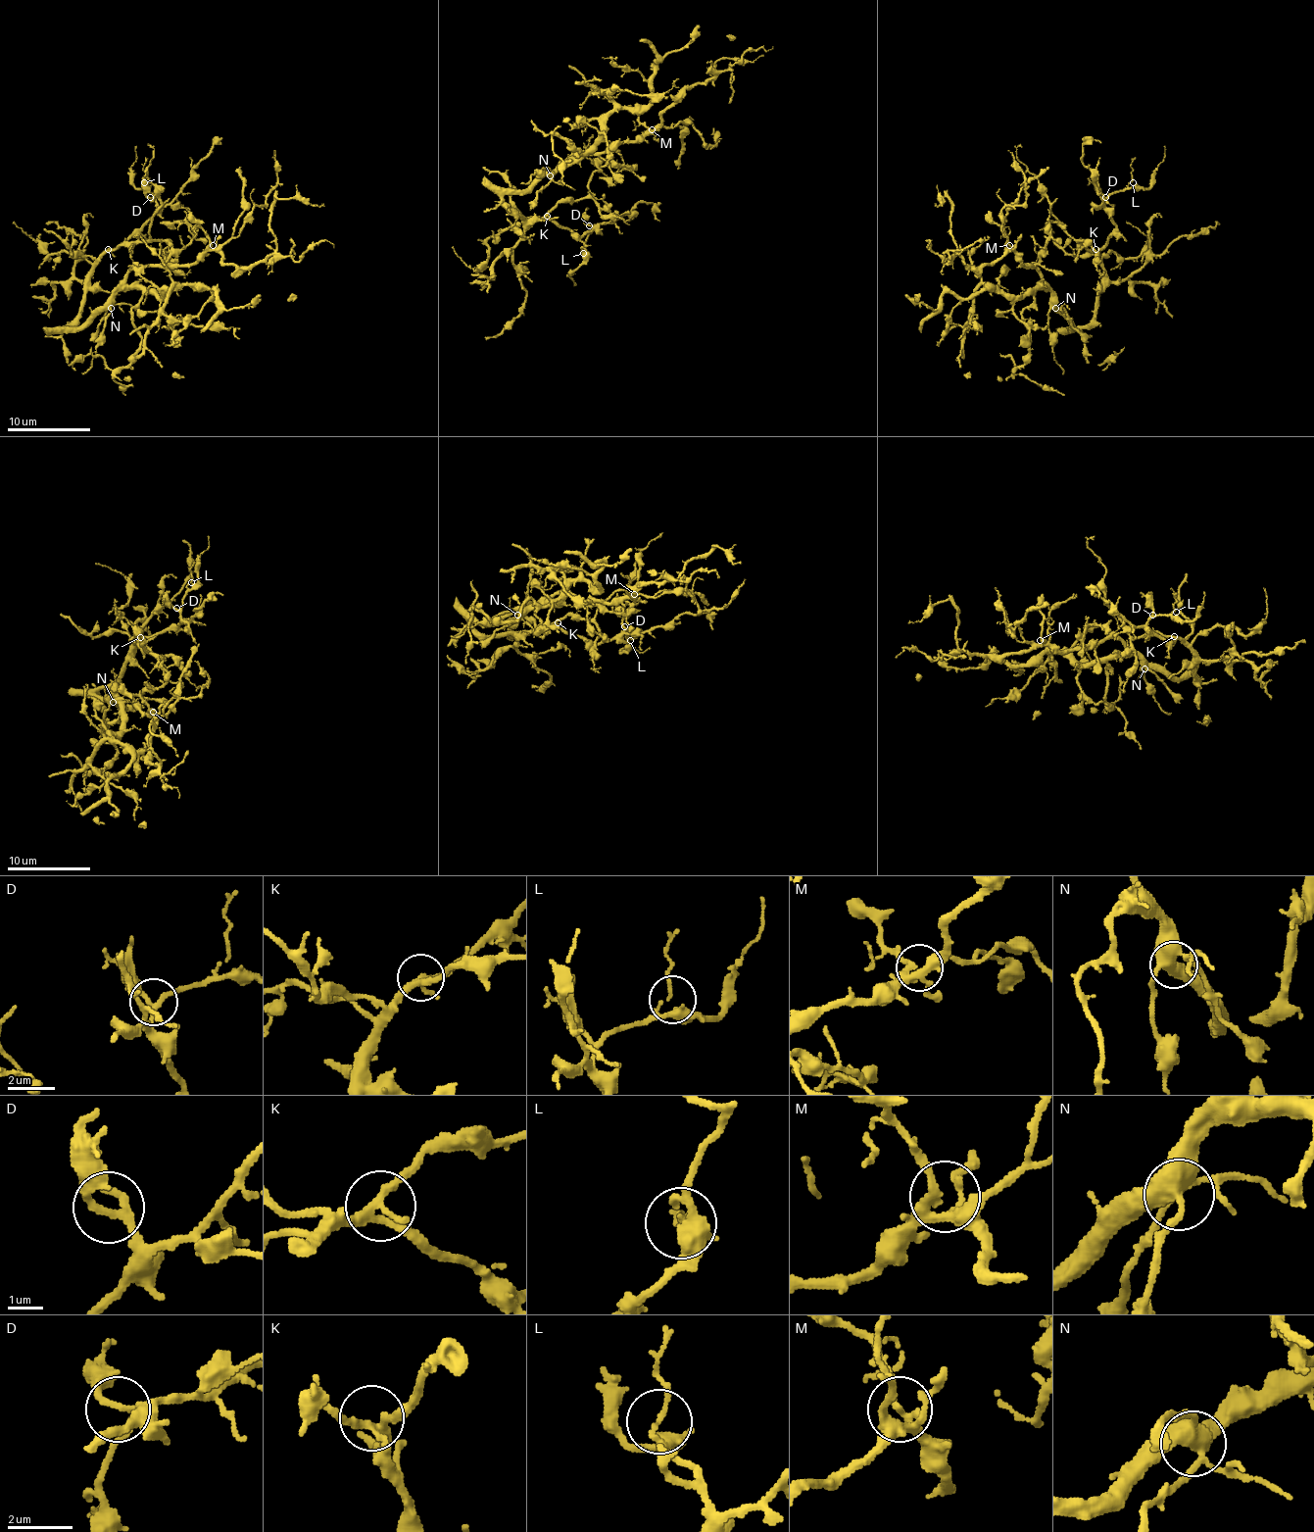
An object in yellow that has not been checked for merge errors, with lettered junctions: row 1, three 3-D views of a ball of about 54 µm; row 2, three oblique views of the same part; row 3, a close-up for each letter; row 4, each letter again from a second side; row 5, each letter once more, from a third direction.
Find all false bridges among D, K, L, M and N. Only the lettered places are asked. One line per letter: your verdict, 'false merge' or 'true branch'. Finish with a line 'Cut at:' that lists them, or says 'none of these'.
D: true branch
K: true branch
L: true branch
M: true branch
N: true branch
Cut at: none of these

